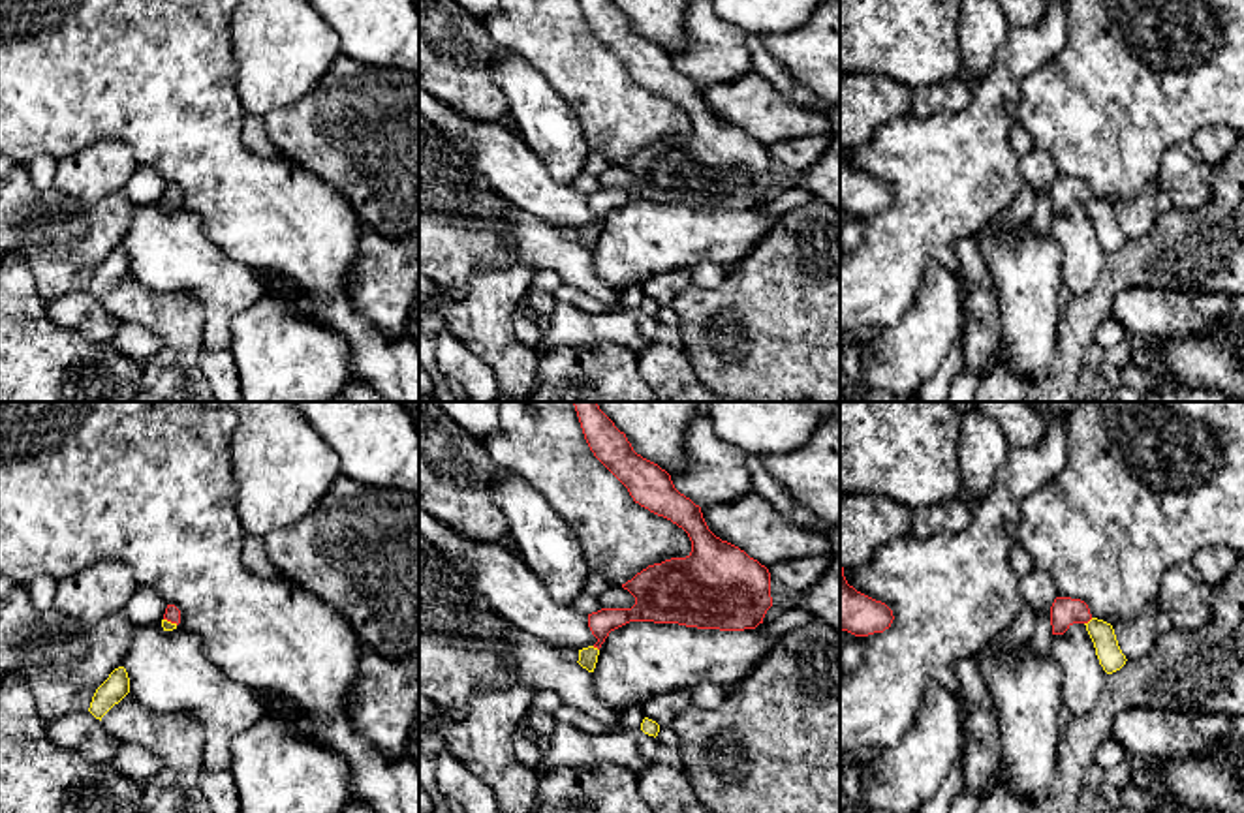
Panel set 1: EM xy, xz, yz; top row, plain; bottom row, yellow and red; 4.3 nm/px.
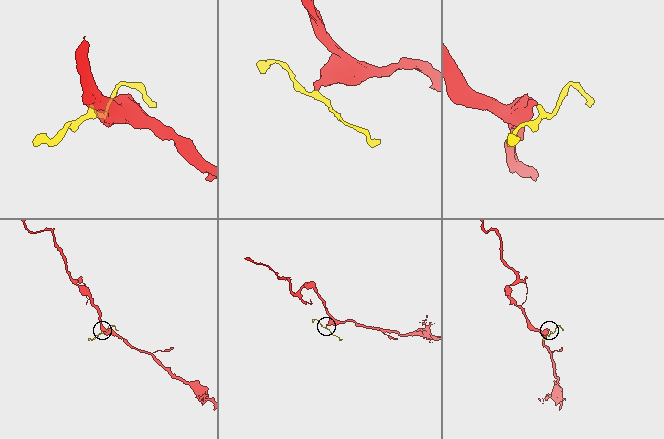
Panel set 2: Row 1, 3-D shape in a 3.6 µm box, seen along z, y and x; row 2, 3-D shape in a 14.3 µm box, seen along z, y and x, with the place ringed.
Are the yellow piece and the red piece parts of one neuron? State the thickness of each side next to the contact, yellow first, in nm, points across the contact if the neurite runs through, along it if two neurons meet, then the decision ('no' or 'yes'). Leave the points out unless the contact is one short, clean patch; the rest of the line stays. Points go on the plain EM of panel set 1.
110/120 nm | across yz (1102, 213), (1090, 199), (1077, 190), (1064, 190) | yes

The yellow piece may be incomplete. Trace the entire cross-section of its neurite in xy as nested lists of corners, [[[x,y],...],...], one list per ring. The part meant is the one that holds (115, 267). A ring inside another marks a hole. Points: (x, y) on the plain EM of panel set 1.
[[[124,246],[115,248],[96,268],[88,291],[101,297],[130,272],[130,257]]]

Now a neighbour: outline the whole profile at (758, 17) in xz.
[[[710,0],[714,11],[746,34],[785,34],[806,24],[825,0]]]

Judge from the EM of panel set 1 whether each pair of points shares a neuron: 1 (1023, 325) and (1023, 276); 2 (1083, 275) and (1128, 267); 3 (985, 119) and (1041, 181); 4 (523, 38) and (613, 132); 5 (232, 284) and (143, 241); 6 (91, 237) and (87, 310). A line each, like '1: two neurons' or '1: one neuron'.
1: one neuron
2: two neurons
3: two neurons
4: one neuron
5: one neuron
6: two neurons

